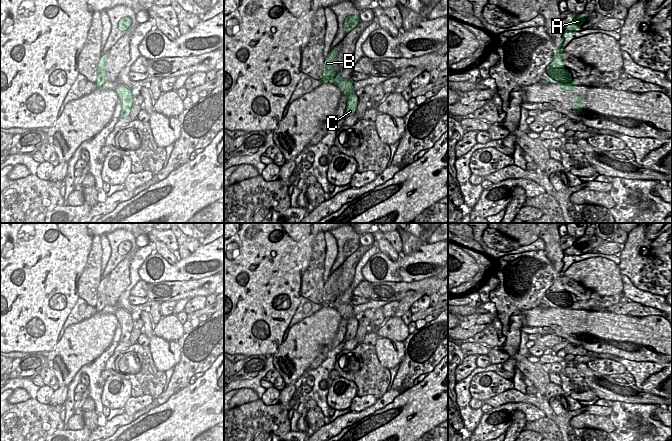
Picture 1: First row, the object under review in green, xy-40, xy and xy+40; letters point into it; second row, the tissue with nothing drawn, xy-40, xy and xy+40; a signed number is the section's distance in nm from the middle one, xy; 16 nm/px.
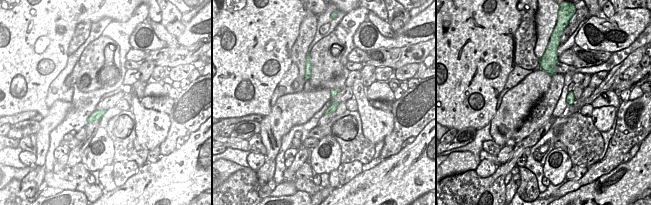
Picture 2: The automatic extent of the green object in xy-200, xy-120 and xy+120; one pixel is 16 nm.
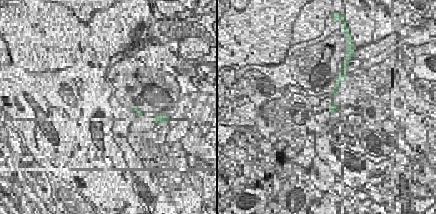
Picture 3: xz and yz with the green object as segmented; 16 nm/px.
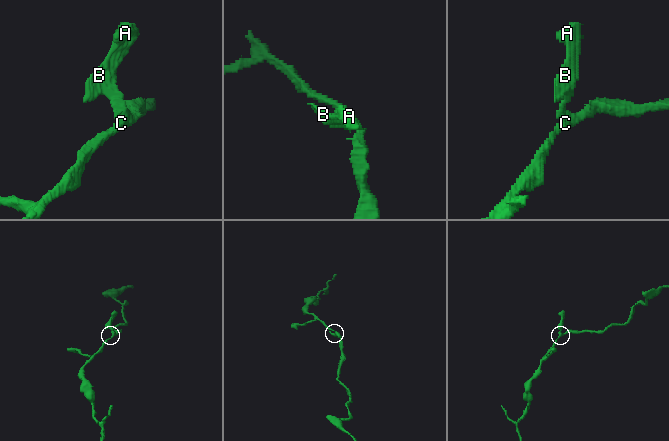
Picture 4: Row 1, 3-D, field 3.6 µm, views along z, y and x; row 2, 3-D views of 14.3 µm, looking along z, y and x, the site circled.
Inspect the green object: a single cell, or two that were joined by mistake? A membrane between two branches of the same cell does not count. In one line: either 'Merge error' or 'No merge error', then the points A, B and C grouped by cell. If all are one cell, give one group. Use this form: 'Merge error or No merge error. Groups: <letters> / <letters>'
No merge error. Groups: A B C.

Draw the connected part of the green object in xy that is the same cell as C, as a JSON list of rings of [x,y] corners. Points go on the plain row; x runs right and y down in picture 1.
[[[334,271],[328,278],[328,280],[324,283],[323,295],[322,295],[322,307],[333,307],[339,313],[341,318],[346,319],[347,330],[344,337],[344,341],[349,341],[355,338],[357,329],[358,329],[358,321],[356,320],[353,314],[353,306],[350,303],[343,303],[340,299],[337,299],[333,294],[332,285],[337,281],[337,272]]]

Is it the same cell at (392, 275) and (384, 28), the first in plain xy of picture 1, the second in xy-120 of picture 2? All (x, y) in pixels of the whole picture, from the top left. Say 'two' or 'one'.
two

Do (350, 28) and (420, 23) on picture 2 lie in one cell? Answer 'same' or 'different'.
different

